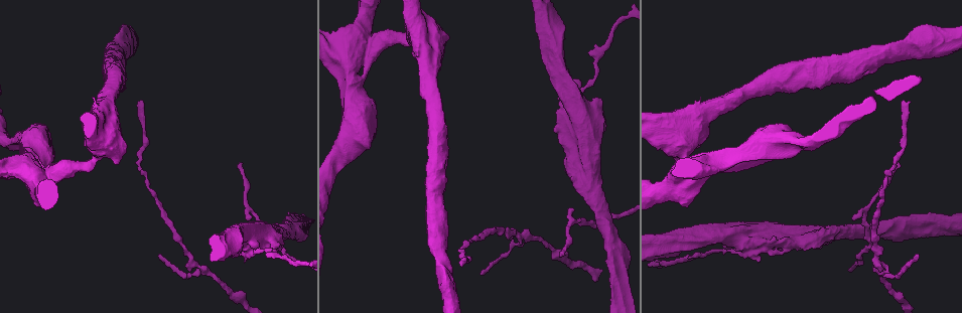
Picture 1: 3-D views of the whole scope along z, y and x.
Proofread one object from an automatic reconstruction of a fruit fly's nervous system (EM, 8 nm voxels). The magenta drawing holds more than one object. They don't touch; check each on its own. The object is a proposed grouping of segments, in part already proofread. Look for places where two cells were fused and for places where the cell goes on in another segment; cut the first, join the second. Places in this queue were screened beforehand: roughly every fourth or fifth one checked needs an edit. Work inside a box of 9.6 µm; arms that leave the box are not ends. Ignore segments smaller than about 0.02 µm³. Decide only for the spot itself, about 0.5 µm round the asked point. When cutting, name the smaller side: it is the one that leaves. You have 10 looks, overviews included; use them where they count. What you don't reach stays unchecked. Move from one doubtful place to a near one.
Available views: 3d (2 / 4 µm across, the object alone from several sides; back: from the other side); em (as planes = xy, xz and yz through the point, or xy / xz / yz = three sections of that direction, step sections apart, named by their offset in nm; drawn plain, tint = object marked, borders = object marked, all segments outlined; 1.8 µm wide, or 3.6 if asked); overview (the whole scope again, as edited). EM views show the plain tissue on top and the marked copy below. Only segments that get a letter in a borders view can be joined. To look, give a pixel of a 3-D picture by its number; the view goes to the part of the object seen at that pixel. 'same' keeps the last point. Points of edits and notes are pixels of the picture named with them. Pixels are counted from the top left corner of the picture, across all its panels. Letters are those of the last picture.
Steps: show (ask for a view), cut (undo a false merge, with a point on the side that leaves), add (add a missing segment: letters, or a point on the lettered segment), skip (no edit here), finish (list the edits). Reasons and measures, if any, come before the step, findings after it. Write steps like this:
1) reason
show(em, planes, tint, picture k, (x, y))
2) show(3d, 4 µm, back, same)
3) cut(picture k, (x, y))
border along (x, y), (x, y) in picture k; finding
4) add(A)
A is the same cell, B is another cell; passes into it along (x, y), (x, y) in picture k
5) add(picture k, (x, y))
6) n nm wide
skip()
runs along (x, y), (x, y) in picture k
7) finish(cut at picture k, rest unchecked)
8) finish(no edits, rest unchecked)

branch stops here
show(3d, 2 µm, back, picture 1, (461, 264))

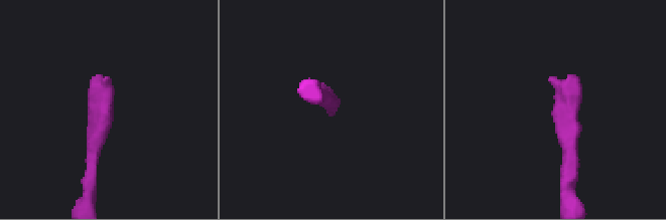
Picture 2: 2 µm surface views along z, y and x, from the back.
show(em, planes, borders, picture 2, (552, 79))

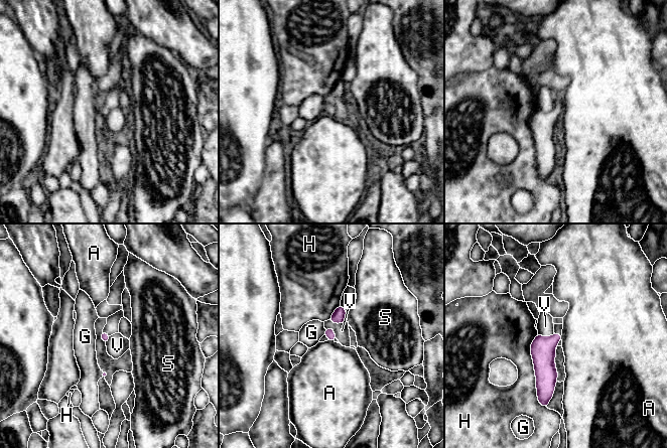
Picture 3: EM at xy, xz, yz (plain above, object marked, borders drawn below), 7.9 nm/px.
skip()
A, G, H, S and V are other cells; no lettered segment goes on from it

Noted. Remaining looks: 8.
branch point
show(3d, 2 µm, picture 1, (527, 237))

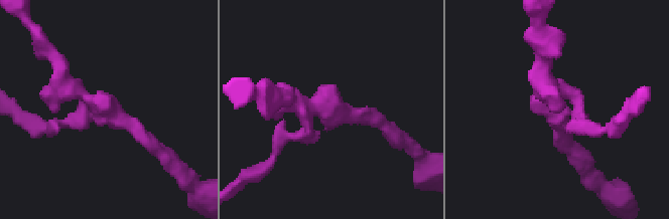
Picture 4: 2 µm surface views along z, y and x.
shape alone is not enough
show(em, yz, step 8, tint, picture 4, (562, 114))

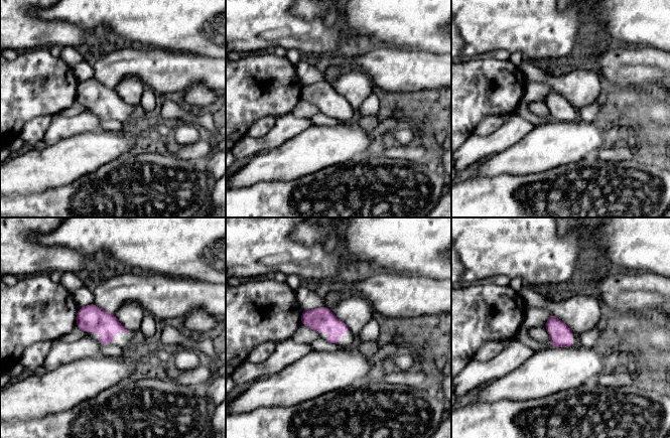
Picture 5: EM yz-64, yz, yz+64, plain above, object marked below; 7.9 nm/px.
show(em, planes, borders, same)

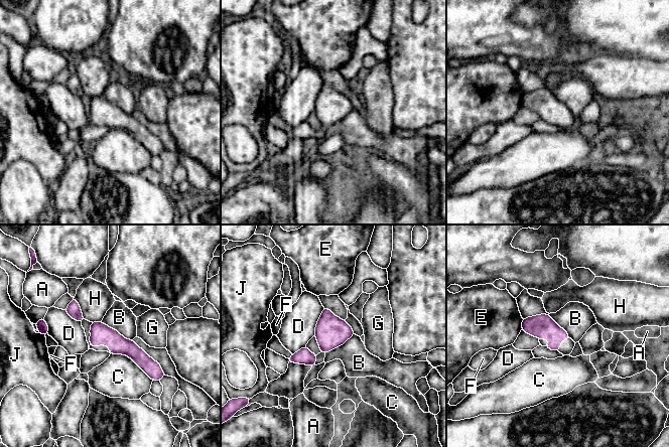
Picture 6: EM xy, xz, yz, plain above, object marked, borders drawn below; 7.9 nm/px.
skip()
A, B, C, D, E, F, G, H and J are other cells; border along (523, 318), (547, 314), (571, 338) in picture 6; all the same cell

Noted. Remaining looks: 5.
tapers out
show(em, planes, borders, picture 1, (562, 254))

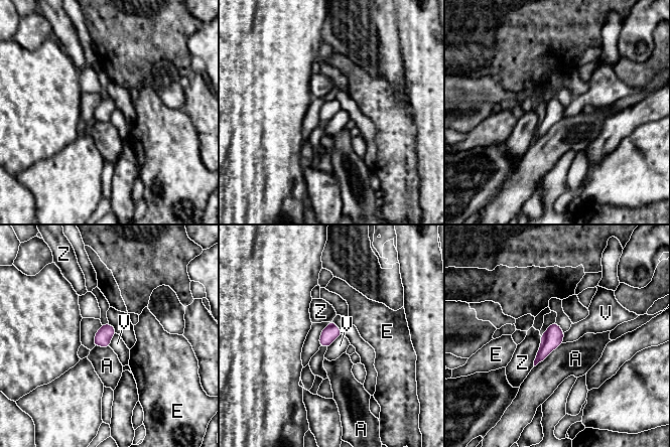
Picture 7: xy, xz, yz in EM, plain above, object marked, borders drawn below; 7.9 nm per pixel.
skip()
A, E, V and Z are other cells; border along (342, 334), (326, 347) in picture 7; no lettered segment goes on from it

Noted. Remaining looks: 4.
stops while still wide
show(em, 3.6 µm, planes, borders, picture 1, (745, 255))

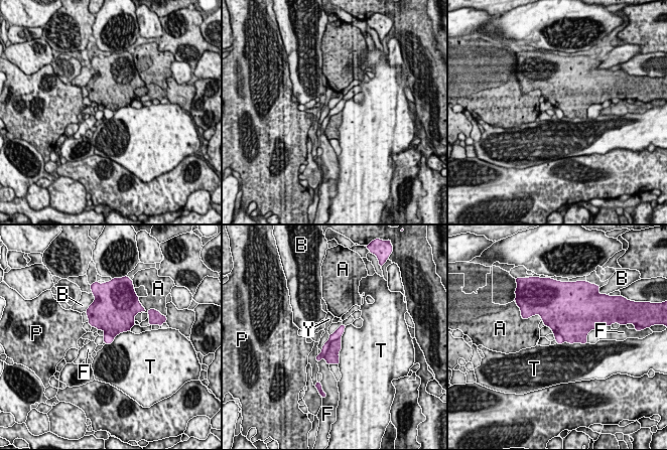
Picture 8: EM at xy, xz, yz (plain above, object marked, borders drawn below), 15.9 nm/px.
T touches over 650 nm
cut(picture 8, (339, 333))
A, B, F, P, T and Y are other cells; a second cell is stuck on

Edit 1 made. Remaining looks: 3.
finish(cut at picture 8, rest unchecked)

